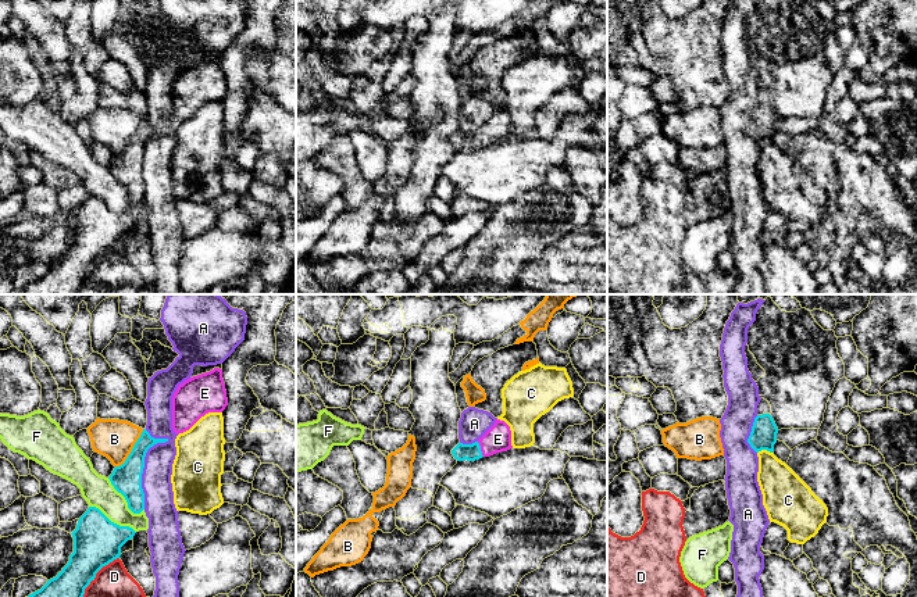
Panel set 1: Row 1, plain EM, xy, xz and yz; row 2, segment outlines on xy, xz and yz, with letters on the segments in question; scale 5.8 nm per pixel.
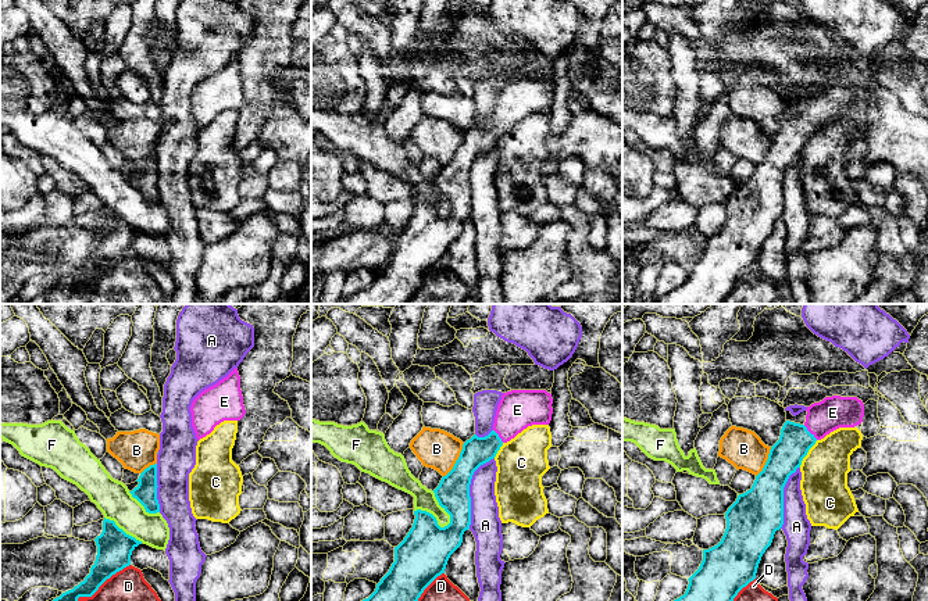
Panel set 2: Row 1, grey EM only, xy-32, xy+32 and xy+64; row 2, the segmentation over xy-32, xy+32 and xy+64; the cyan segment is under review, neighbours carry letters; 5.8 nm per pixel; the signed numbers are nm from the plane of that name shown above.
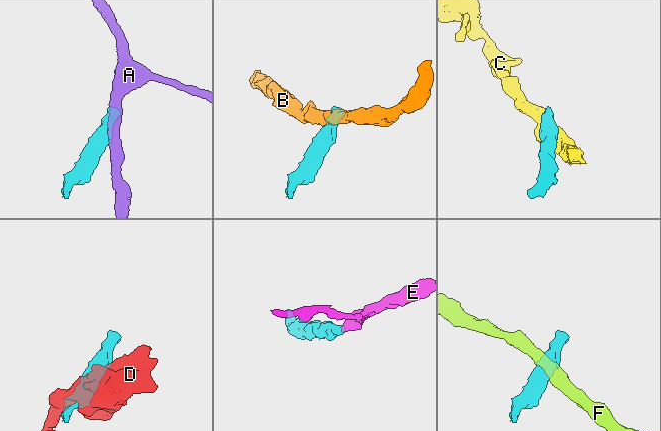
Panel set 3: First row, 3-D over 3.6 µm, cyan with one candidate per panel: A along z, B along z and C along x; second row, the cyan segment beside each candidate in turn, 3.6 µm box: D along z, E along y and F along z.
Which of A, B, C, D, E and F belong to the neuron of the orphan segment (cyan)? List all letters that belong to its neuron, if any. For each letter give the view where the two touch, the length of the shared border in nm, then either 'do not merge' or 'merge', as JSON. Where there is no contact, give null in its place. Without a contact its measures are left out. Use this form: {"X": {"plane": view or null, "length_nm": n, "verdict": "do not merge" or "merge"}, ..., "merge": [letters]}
{"A": {"plane": "xy", "length_nm": 460, "verdict": "do not merge"}, "B": {"plane": "xy", "length_nm": 280, "verdict": "do not merge"}, "C": {"plane": "yz", "length_nm": 90, "verdict": "do not merge"}, "D": {"plane": "xy", "length_nm": 380, "verdict": "do not merge"}, "E": {"plane": "xz", "length_nm": 100, "verdict": "merge"}, "F": {"plane": "xy", "length_nm": 280, "verdict": "do not merge"}, "merge": ["E"]}

